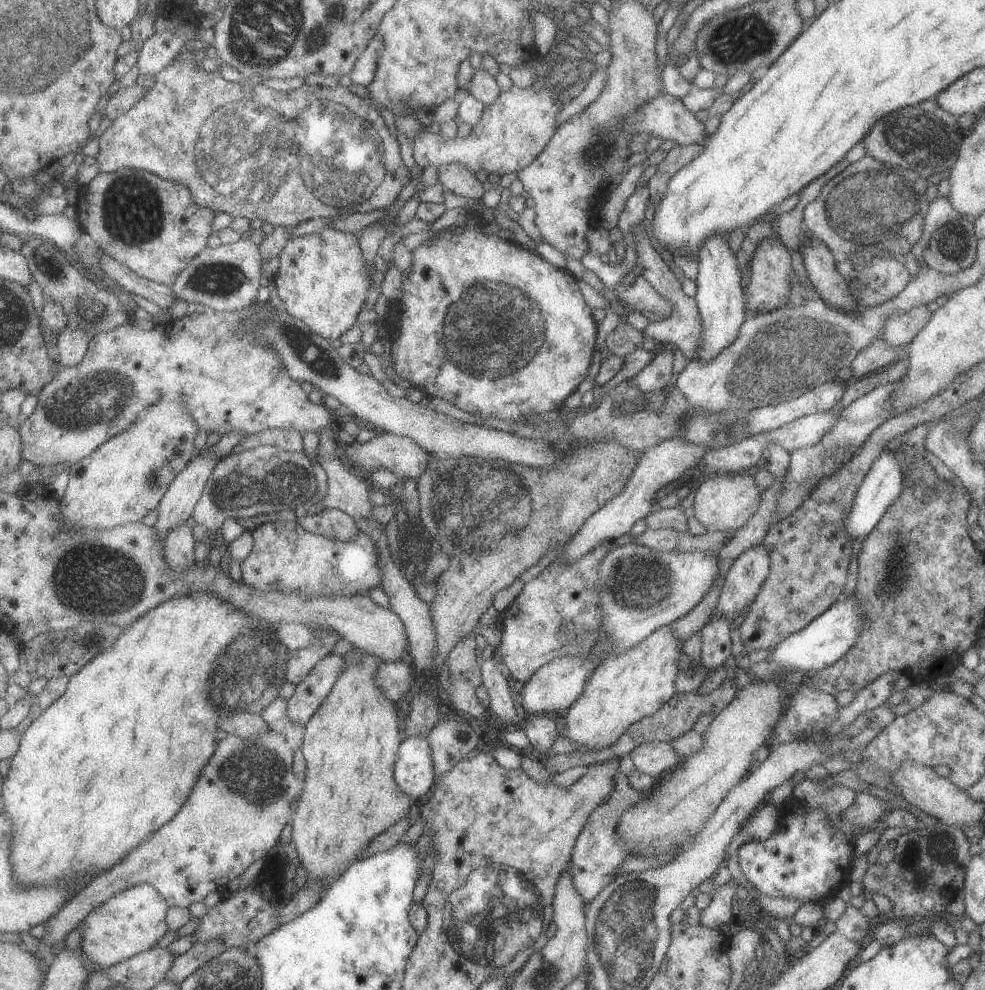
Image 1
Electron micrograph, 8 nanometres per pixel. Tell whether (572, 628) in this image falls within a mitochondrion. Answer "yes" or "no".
yes

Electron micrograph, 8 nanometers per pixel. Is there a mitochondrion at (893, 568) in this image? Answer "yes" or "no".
yes

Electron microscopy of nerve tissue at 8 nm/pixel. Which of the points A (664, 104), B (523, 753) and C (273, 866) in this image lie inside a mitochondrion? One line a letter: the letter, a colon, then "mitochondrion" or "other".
A: other
B: other
C: other

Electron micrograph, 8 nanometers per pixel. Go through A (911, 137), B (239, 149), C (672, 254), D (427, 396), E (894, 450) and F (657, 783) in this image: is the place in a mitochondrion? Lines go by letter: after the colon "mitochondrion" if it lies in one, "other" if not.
A: mitochondrion
B: mitochondrion
C: other
D: other
E: other
F: other

